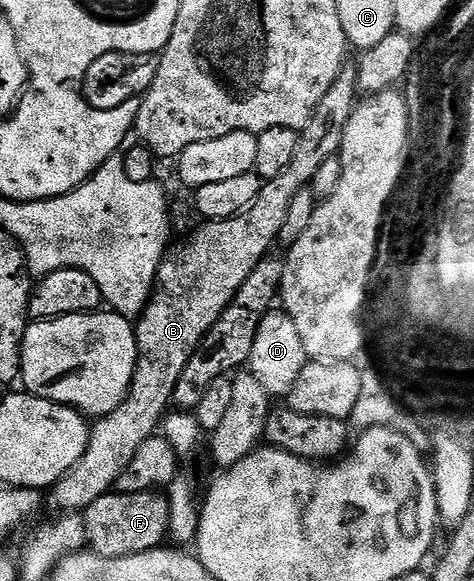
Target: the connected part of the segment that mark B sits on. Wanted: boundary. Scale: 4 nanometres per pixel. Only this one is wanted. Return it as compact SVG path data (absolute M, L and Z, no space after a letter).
M348 63L334 79L330 91L318 99L310 123L299 129L298 147L294 147L294 159L290 159L286 171L264 181L258 199L254 199L248 209L243 209L239 217L200 223L188 241L177 247L176 257L168 255L164 258L154 292L134 325L136 370L128 394L117 409L91 426L82 459L78 459L72 470L52 486L50 496L58 508L64 509L60 511L86 510L94 499L113 492L118 475L126 471L138 447L142 447L146 439L157 436L172 405L178 375L186 371L186 363L190 363L210 327L214 327L222 311L226 311L238 293L238 287L242 287L254 267L273 252L272 244L277 244L286 215L290 213L290 203L294 203L294 195L311 186L314 174L326 159L339 154L346 123L357 104L356 65Z

